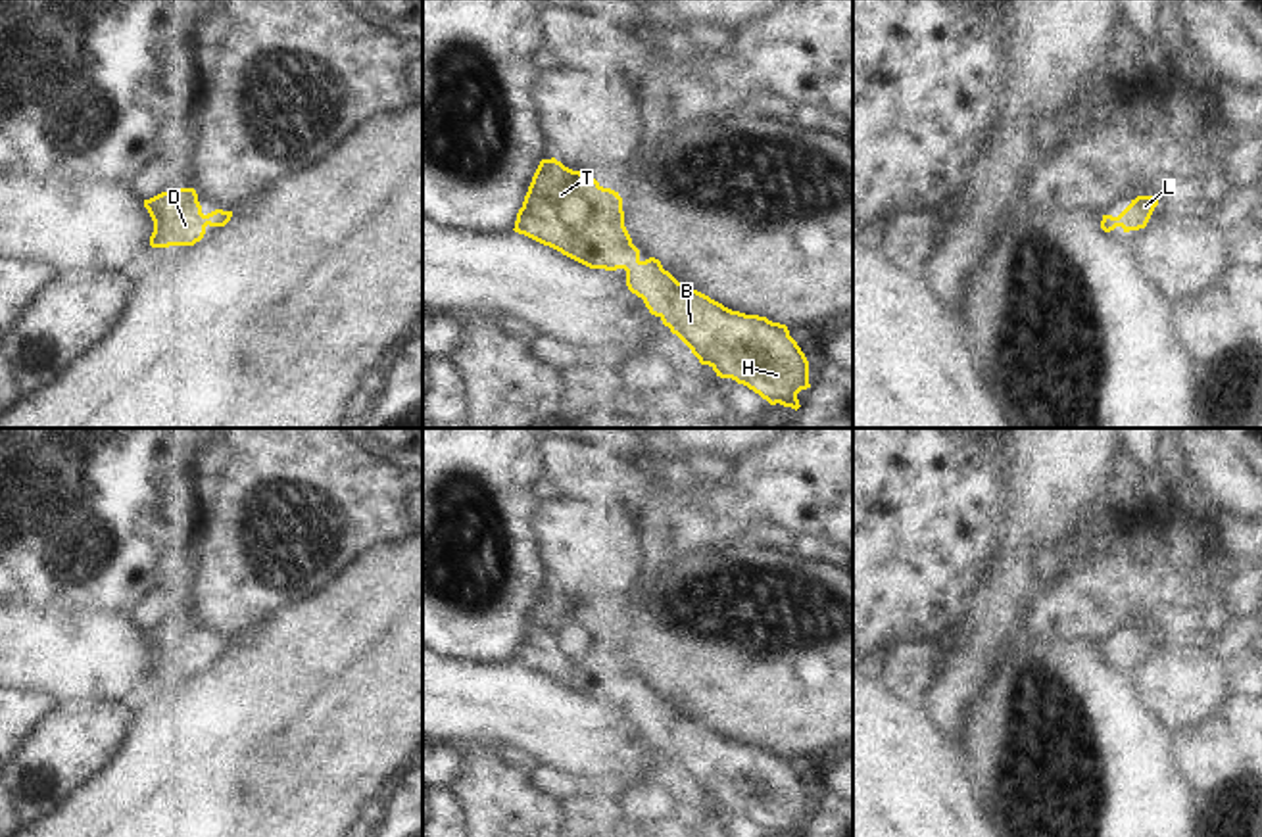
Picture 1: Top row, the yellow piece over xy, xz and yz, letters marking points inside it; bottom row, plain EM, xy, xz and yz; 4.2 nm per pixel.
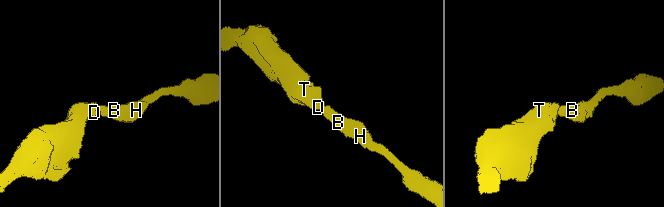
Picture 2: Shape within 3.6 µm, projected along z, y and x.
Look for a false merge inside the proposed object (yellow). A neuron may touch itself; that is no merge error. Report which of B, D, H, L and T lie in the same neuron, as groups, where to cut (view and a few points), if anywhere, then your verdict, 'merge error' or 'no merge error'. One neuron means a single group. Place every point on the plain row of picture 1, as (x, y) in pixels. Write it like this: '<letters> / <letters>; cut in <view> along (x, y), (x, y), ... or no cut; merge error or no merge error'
B D H L T; no cut; no merge error

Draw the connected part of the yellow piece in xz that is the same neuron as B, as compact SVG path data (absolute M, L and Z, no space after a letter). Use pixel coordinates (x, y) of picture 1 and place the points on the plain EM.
M555 587L542 589L522 637L517 643L515 662L524 664L563 685L590 697L605 701L626 701L626 716L643 729L651 745L659 747L716 806L732 808L747 816L770 835L801 837L797 824L811 818L809 791L786 754L766 747L732 741L709 726L678 712L661 691L640 689L640 680L624 657L622 628L611 618L603 618L588 603L572 601Z

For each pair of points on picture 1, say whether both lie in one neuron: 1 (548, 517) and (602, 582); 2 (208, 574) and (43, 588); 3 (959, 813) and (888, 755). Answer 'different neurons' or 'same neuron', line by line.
1: same neuron
2: different neurons
3: same neuron

